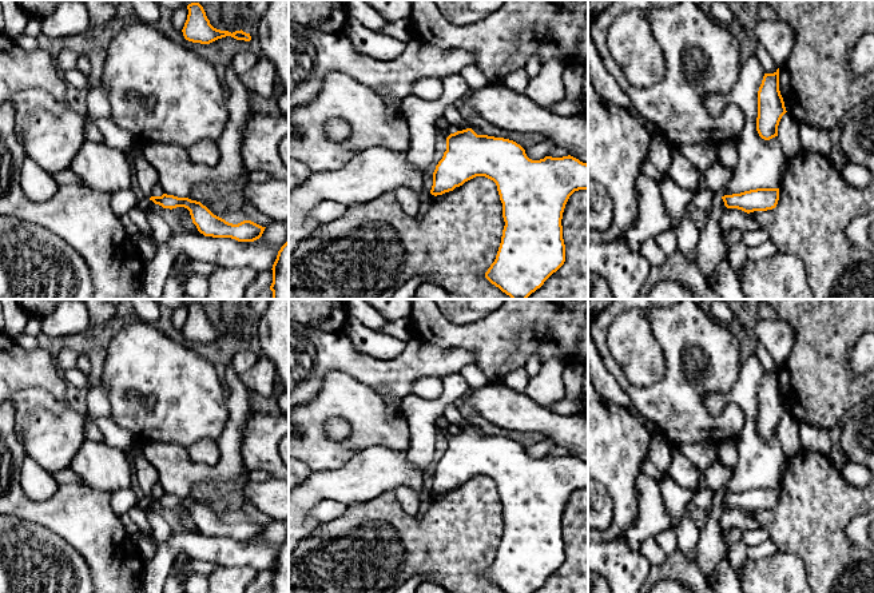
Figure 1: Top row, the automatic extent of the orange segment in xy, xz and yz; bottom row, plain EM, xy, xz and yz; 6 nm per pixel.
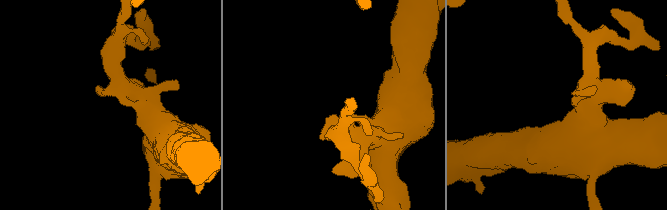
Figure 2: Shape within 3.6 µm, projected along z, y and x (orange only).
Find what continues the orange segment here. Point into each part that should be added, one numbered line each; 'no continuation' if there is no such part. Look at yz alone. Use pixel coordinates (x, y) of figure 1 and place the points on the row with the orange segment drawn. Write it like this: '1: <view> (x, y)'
no continuation

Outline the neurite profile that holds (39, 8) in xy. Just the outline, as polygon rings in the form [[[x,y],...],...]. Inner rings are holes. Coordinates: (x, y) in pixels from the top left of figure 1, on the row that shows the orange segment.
[[[17,0],[20,8],[35,17],[47,17],[56,11],[56,8],[67,0]]]

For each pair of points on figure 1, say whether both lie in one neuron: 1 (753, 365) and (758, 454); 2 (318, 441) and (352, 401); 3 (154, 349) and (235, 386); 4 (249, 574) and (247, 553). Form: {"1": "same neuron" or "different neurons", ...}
{"1": "same neuron", "2": "same neuron", "3": "different neurons", "4": "different neurons"}

